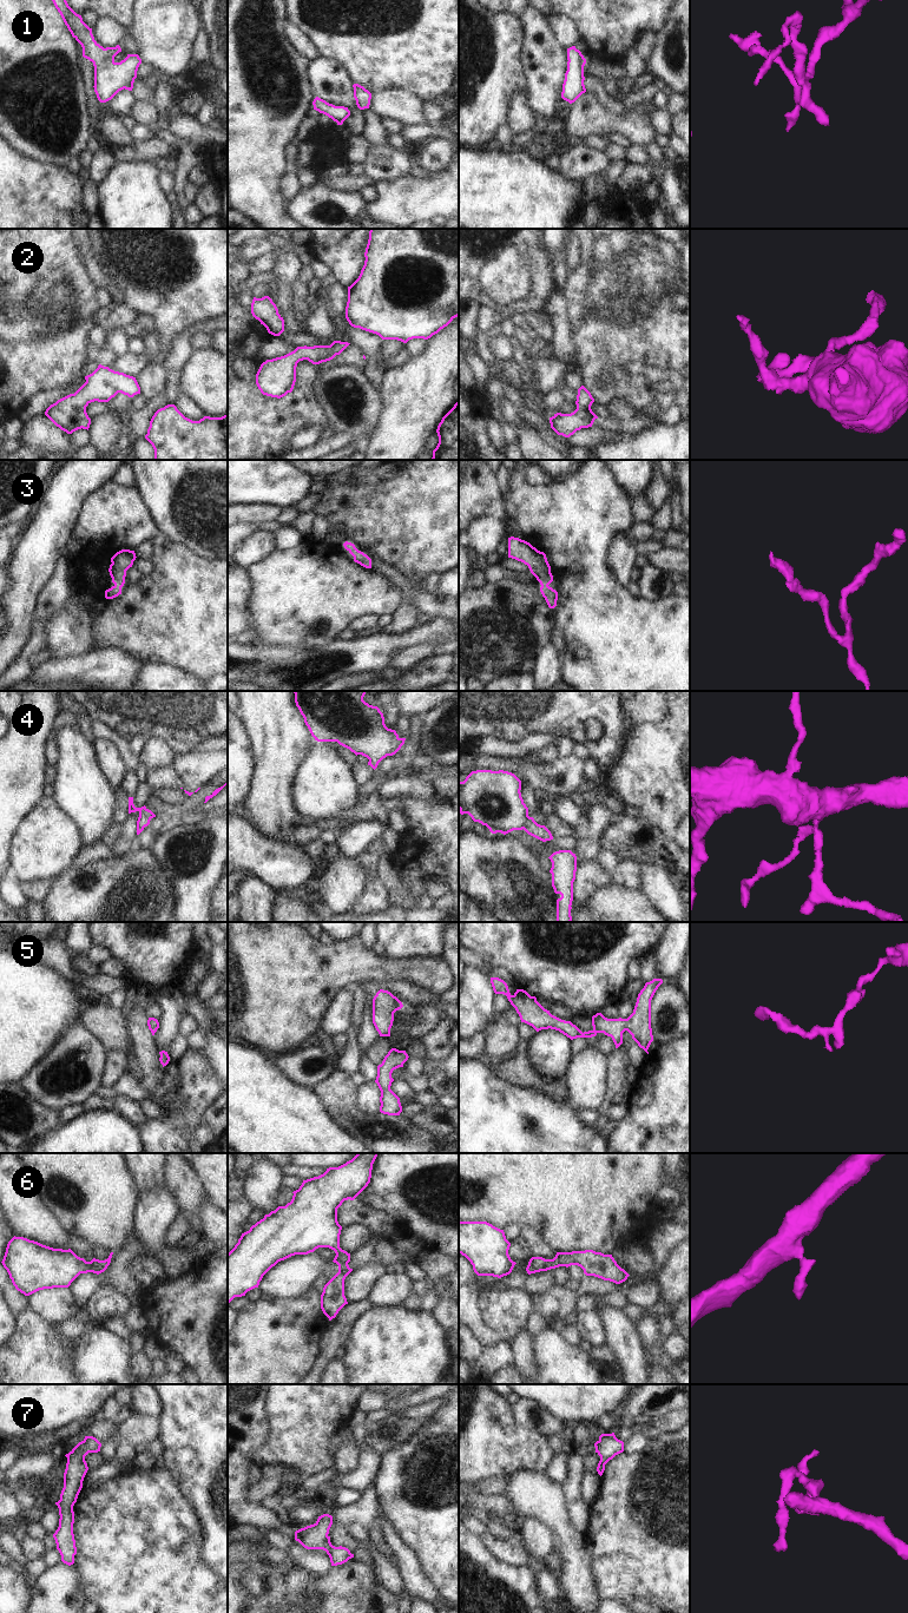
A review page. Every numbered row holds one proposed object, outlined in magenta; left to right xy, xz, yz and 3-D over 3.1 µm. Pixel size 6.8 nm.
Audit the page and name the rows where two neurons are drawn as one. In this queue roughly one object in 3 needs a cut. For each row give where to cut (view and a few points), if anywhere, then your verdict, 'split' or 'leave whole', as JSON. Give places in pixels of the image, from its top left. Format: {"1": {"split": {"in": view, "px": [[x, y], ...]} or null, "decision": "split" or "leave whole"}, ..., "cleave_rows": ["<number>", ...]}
{"1": {"split": null, "decision": "leave whole"}, "2": {"split": null, "decision": "leave whole"}, "3": {"split": null, "decision": "leave whole"}, "4": {"split": null, "decision": "leave whole"}, "5": {"split": null, "decision": "leave whole"}, "6": {"split": null, "decision": "leave whole"}, "7": {"split": null, "decision": "leave whole"}, "cleave_rows": []}

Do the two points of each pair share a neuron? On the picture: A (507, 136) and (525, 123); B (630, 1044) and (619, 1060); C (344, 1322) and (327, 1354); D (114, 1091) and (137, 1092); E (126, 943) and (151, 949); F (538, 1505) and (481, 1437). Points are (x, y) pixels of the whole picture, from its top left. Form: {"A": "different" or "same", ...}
{"A": "different", "B": "different", "C": "same", "D": "same", "E": "same", "F": "different"}

